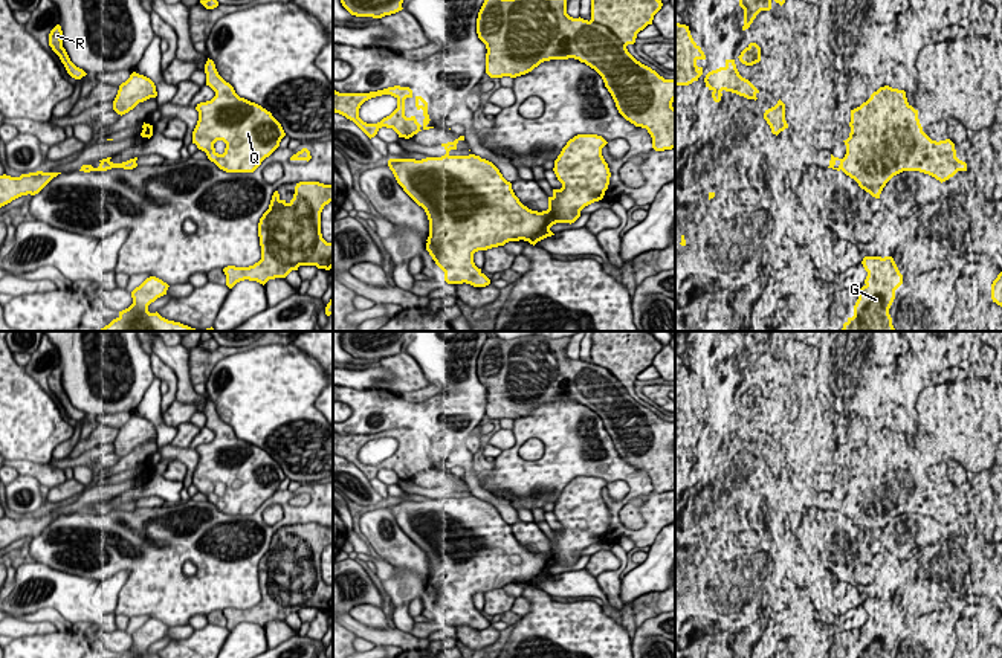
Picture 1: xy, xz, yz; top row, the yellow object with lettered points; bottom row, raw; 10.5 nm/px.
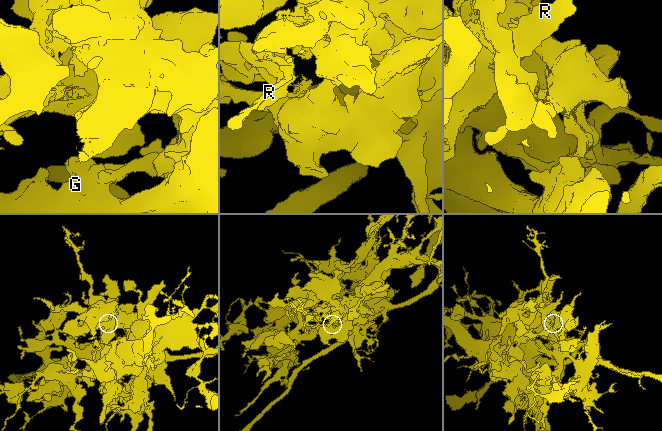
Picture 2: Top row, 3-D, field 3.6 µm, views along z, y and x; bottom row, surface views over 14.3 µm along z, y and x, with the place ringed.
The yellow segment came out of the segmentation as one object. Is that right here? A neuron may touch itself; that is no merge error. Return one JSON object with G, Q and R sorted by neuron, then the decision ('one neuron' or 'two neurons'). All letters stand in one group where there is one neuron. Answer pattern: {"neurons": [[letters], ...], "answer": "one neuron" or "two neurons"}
{"neurons": [["G", "Q"], ["R"]], "answer": "two neurons"}

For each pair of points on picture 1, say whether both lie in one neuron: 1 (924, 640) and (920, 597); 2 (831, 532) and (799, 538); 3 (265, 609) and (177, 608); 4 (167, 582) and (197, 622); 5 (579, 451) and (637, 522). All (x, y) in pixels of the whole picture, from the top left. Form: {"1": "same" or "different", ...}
{"1": "different", "2": "same", "3": "different", "4": "different", "5": "different"}

